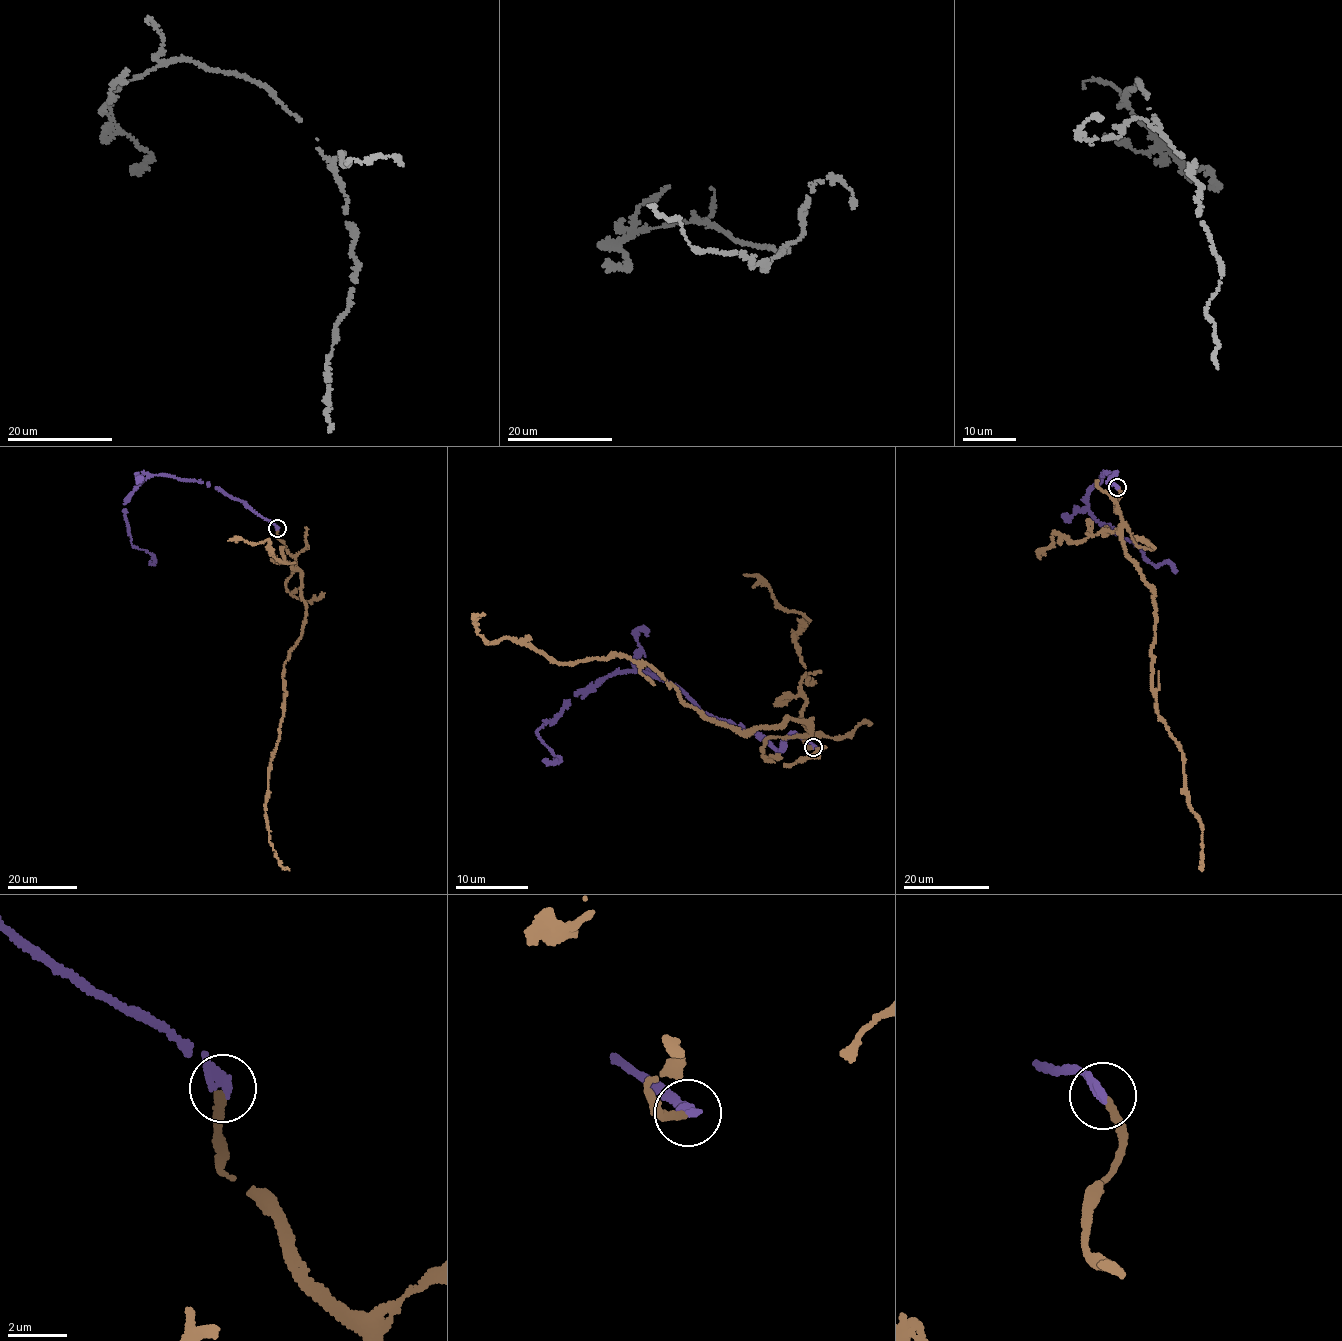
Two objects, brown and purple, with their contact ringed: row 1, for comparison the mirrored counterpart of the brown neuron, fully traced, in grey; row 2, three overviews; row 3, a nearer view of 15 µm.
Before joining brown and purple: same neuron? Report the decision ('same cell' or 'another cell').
same cell

